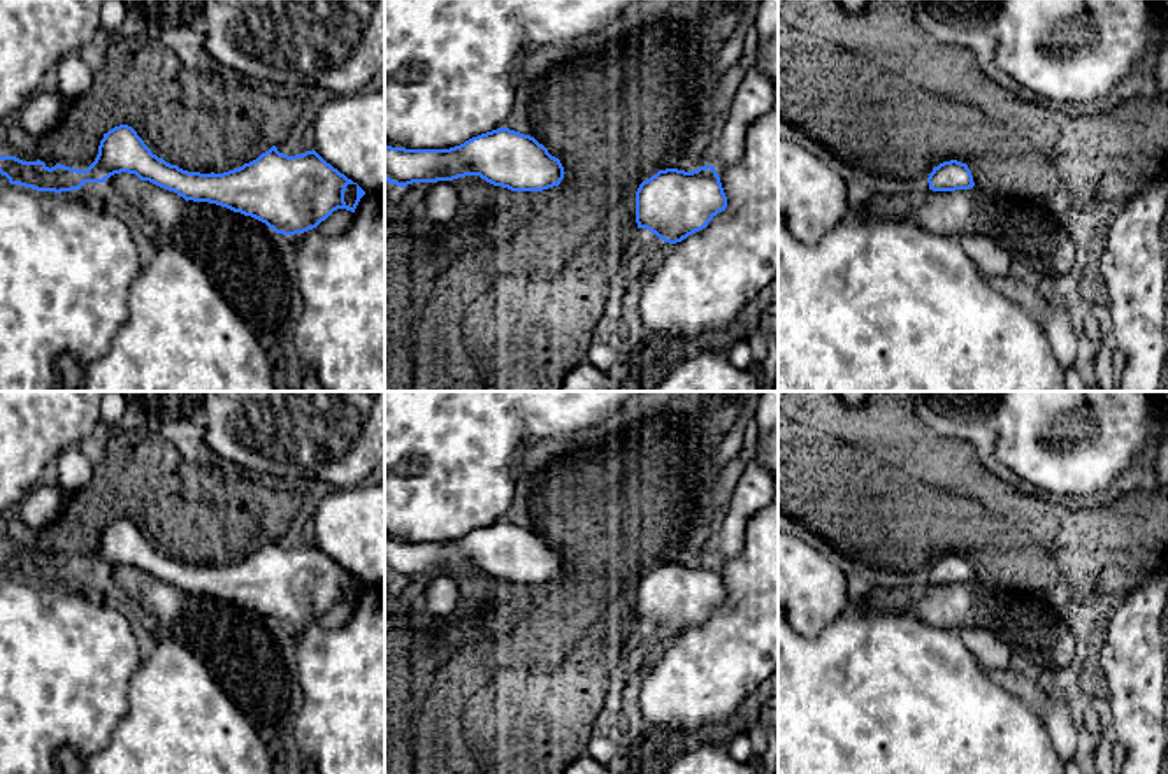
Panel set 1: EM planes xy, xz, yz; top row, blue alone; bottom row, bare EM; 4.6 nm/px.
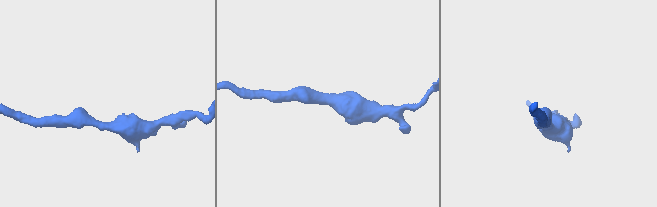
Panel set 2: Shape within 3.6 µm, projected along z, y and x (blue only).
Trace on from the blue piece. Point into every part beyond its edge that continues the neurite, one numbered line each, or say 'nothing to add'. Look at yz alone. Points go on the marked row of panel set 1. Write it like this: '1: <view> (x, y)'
nothing to add

